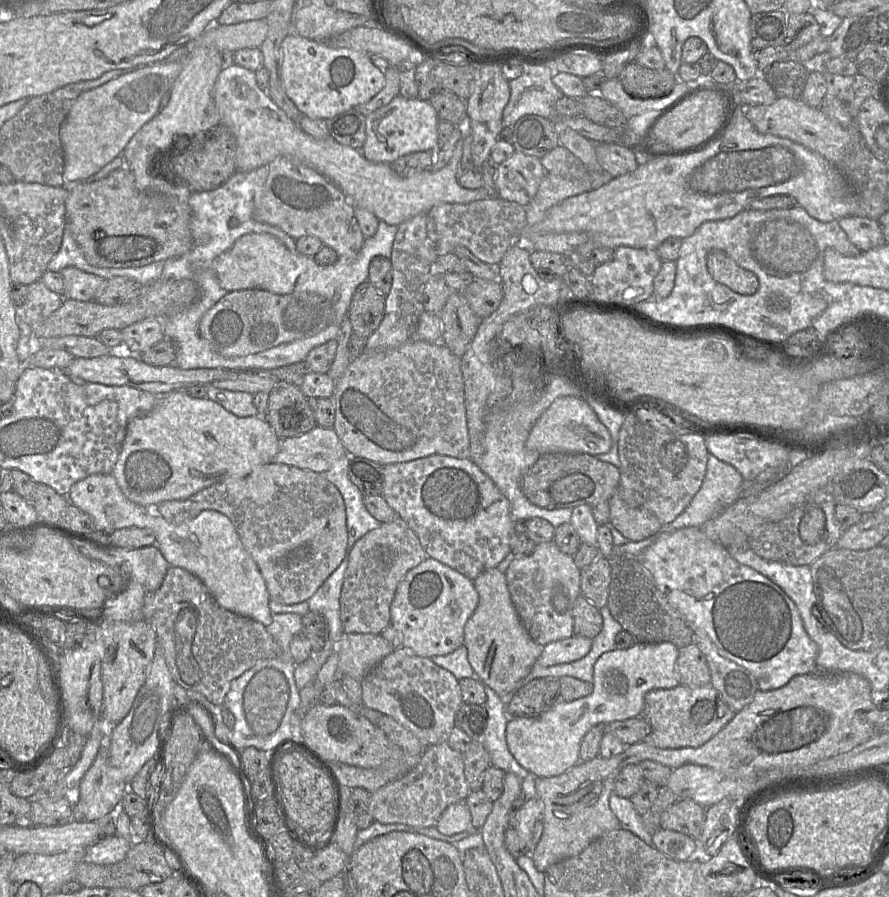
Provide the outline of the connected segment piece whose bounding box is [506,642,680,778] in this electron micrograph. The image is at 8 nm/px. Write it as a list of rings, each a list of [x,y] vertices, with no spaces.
[[[636,643],[627,649],[602,654],[594,665],[593,691],[573,701],[559,701],[541,715],[510,718],[506,727],[509,751],[534,777],[554,777],[579,762],[581,742],[596,725],[641,716],[644,697],[653,689],[680,685],[677,671],[679,648],[672,643]]]

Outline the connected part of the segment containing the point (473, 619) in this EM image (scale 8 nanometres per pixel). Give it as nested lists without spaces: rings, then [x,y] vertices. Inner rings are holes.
[[[497,568],[488,569],[477,576],[473,584],[479,595],[479,603],[465,625],[463,645],[467,648],[468,661],[475,672],[475,677],[499,696],[506,698],[507,705],[509,694],[515,691],[518,681],[531,672],[542,653],[543,646],[537,644],[523,626],[512,602],[505,574]]]

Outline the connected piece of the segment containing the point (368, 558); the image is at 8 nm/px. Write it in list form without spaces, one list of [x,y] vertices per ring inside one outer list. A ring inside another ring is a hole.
[[[399,517],[389,523],[381,524],[380,527],[360,538],[350,552],[341,591],[340,618],[343,632],[347,634],[381,634],[390,626],[390,607],[398,584],[410,570],[427,558],[417,535]]]

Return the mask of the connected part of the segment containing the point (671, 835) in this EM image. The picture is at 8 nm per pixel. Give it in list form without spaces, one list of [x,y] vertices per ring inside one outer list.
[[[658,829],[652,834],[655,847],[667,857],[686,861],[698,853],[698,843],[692,837],[673,830]]]

